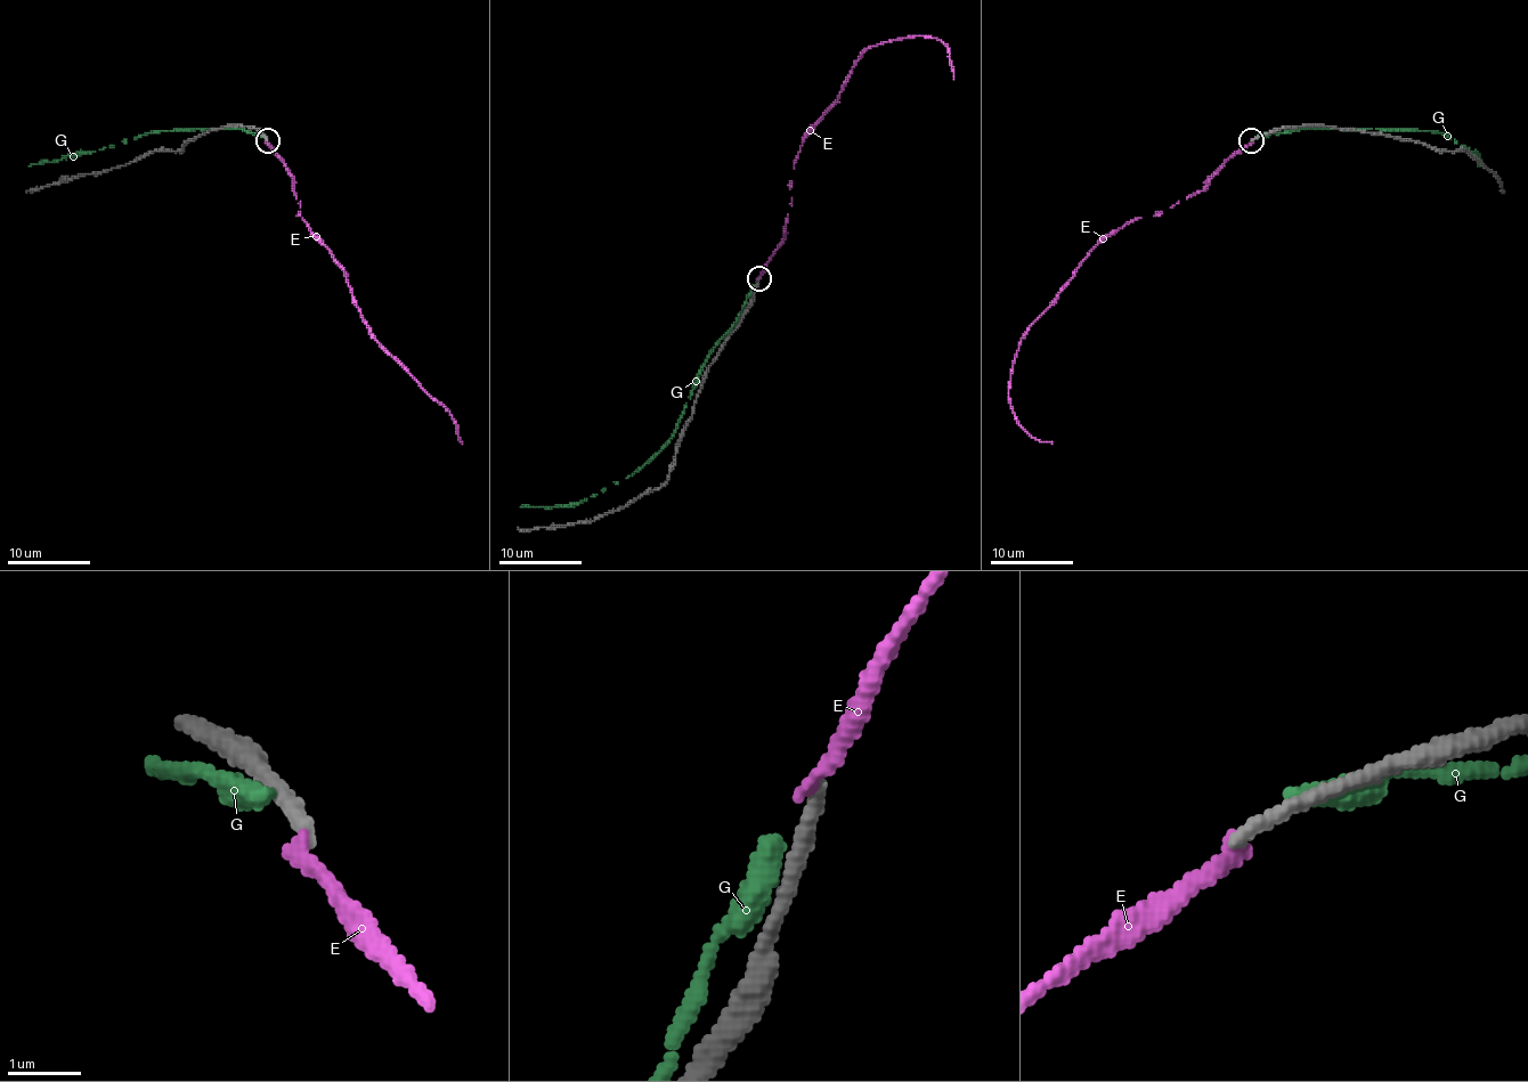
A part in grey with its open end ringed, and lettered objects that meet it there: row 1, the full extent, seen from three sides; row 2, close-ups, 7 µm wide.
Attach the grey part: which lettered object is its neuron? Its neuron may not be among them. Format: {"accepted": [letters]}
{"accepted": []}

